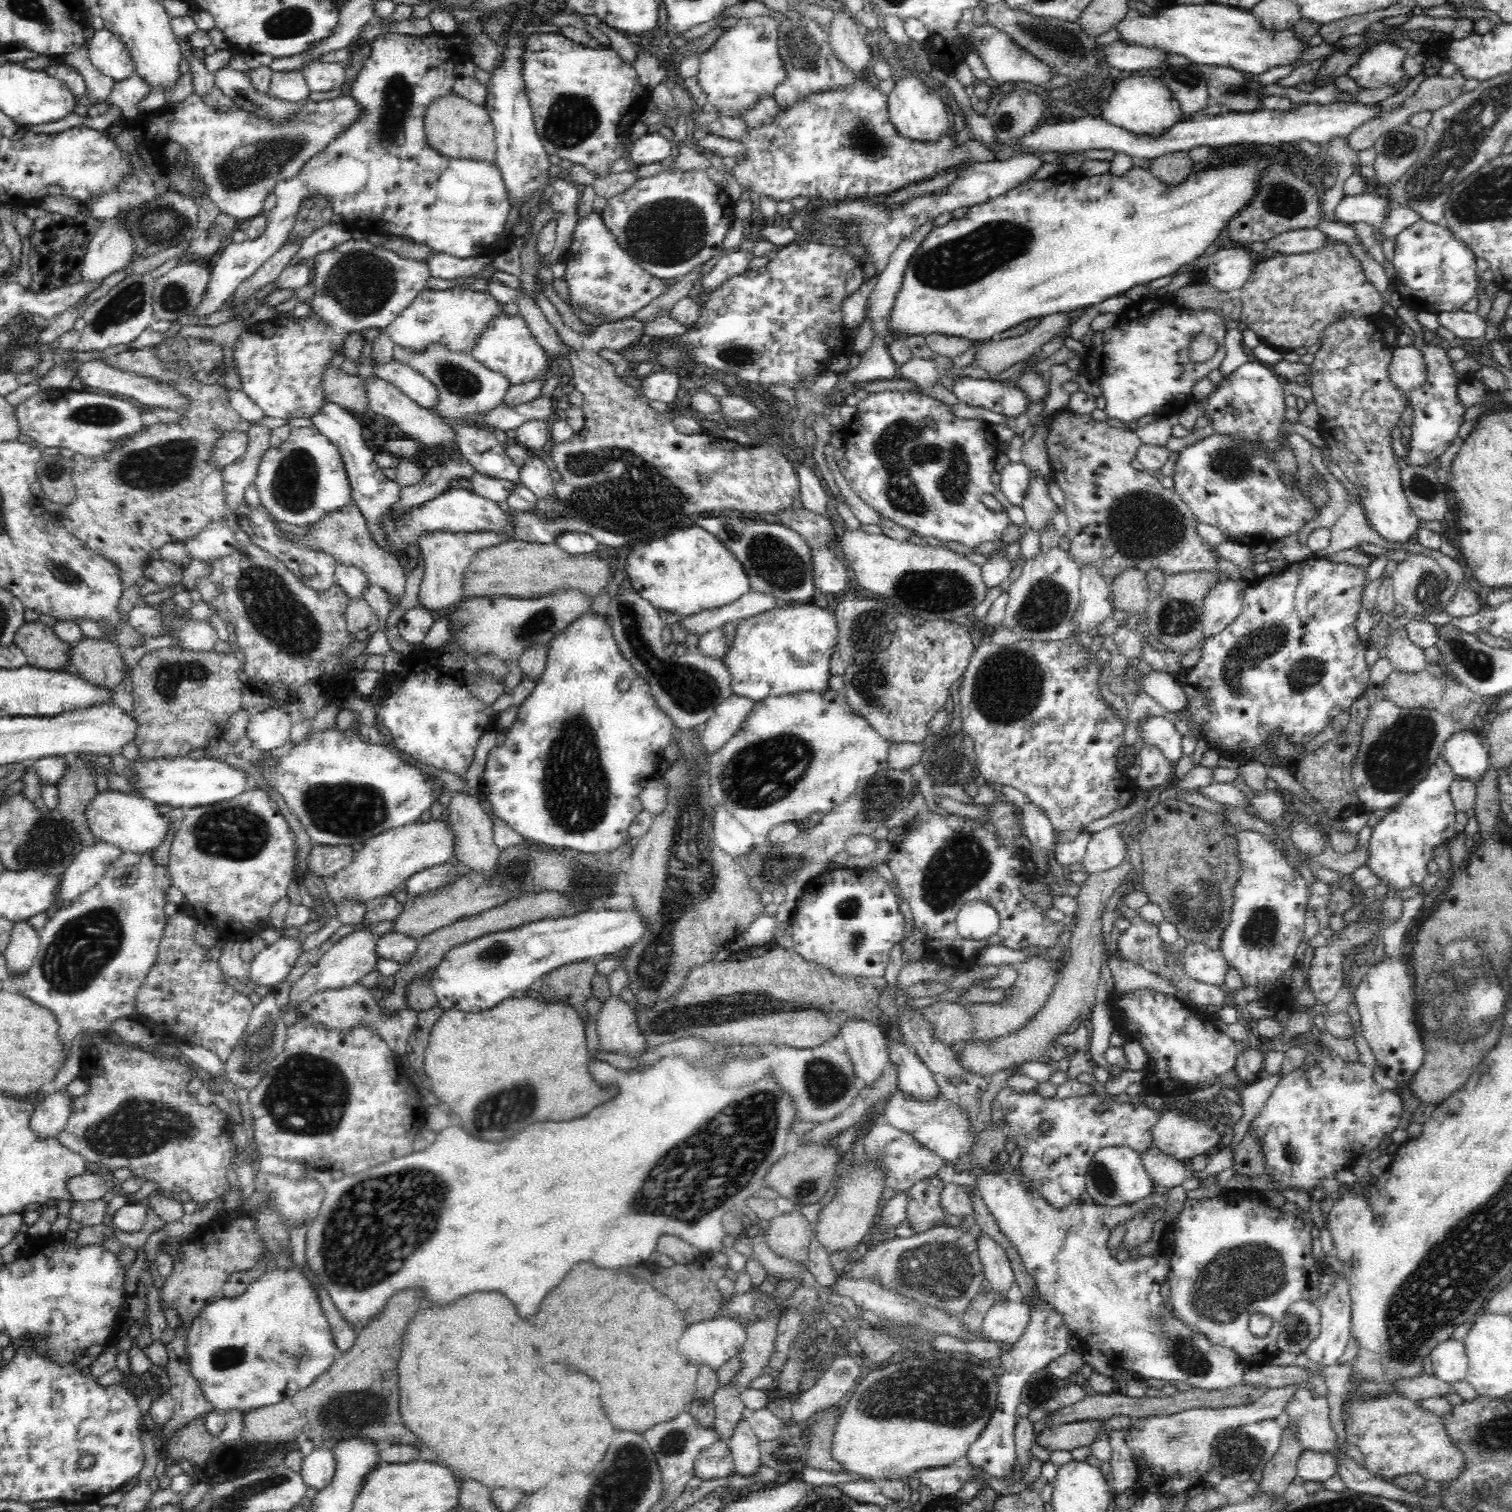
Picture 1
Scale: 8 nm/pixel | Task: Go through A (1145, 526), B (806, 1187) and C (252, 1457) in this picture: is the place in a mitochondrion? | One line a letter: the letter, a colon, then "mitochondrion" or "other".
A: mitochondrion
B: mitochondrion
C: mitochondrion

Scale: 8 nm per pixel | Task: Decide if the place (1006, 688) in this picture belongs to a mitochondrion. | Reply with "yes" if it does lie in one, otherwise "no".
yes

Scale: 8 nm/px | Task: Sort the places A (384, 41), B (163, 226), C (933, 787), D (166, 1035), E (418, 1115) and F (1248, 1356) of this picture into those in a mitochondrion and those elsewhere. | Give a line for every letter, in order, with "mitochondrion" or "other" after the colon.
A: other
B: mitochondrion
C: other
D: other
E: other
F: other

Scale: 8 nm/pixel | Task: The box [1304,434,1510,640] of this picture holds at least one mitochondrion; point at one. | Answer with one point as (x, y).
(1428, 595)

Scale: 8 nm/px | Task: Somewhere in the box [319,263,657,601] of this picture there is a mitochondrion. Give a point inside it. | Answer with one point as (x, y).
(461, 381)

